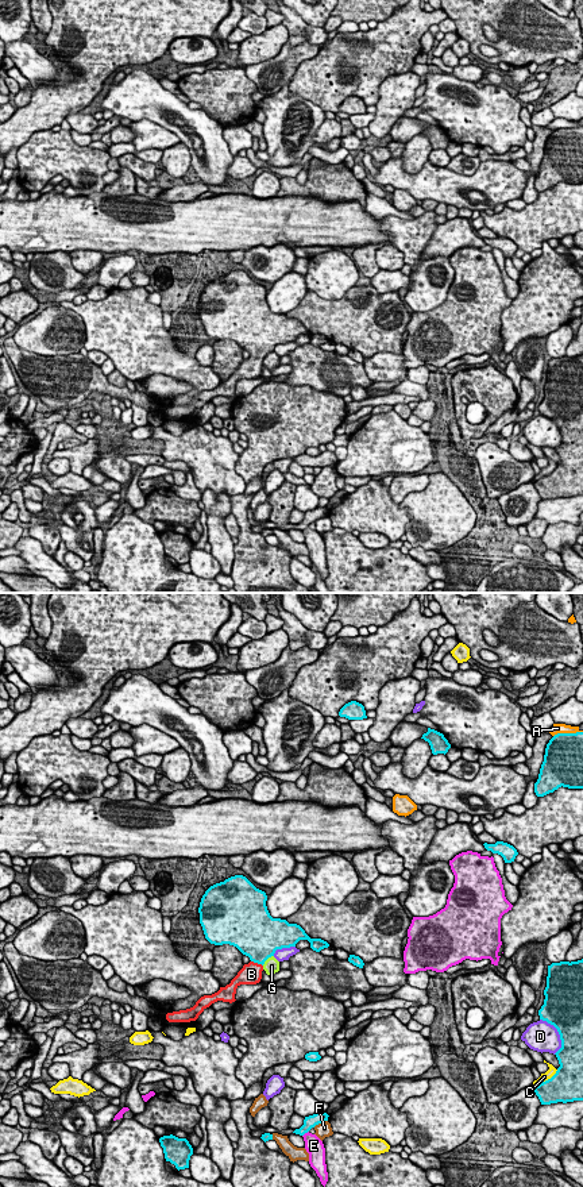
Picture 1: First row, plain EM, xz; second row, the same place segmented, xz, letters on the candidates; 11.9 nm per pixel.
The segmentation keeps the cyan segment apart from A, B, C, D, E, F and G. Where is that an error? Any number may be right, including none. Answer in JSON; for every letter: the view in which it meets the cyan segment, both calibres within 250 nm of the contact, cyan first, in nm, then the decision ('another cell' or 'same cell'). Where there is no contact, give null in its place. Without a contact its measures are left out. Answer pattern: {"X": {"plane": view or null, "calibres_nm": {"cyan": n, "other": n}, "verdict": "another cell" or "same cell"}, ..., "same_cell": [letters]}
{"A": {"plane": "xz", "calibres_nm": {"cyan": 440, "other": 130}, "verdict": "another cell"}, "B": {"plane": "xz", "calibres_nm": {"cyan": 440, "other": 260}, "verdict": "same cell"}, "C": {"plane": "xz", "calibres_nm": {"cyan": 380, "other": 100}, "verdict": "another cell"}, "D": {"plane": "xz", "calibres_nm": {"cyan": 400, "other": 360}, "verdict": "another cell"}, "E": {"plane": "xz", "calibres_nm": {"cyan": 140, "other": 220}, "verdict": "another cell"}, "F": {"plane": "xz", "calibres_nm": {"cyan": 140, "other": 170}, "verdict": "another cell"}, "G": {"plane": "xz", "calibres_nm": {"cyan": 480, "other": 190}, "verdict": "another cell"}, "same_cell": ["B"]}

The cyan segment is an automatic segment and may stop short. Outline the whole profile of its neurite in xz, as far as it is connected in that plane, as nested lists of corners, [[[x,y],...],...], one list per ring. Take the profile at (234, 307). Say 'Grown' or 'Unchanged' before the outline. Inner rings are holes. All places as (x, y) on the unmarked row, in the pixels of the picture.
Grown. [[[243,270],[231,271],[205,286],[198,302],[205,334],[215,340],[233,340],[251,357],[217,388],[201,392],[190,404],[167,408],[169,417],[196,416],[217,396],[235,397],[240,379],[260,377],[263,359],[277,344],[296,342],[300,335],[308,335],[316,347],[329,342],[321,334],[310,334],[300,320],[273,313],[266,296],[266,288]]]

